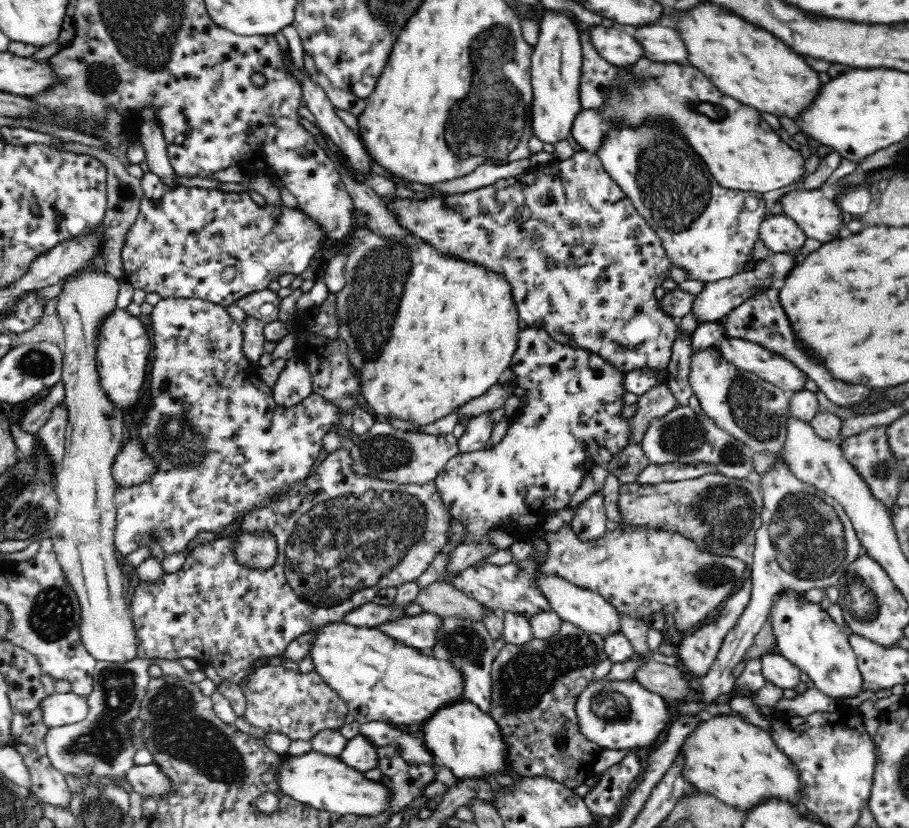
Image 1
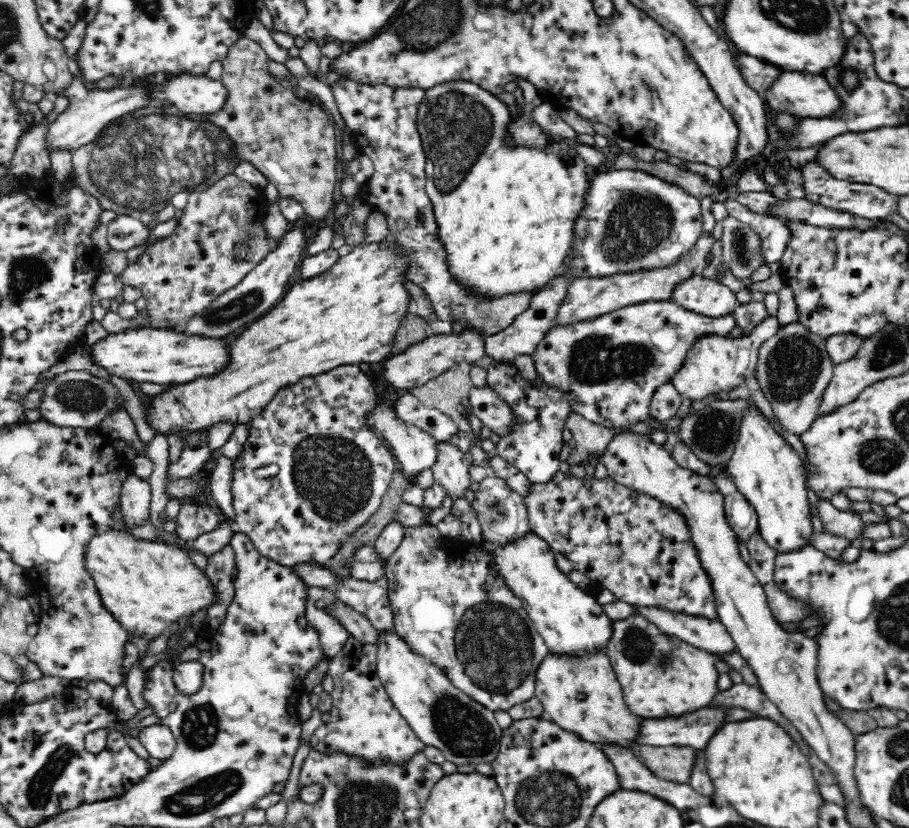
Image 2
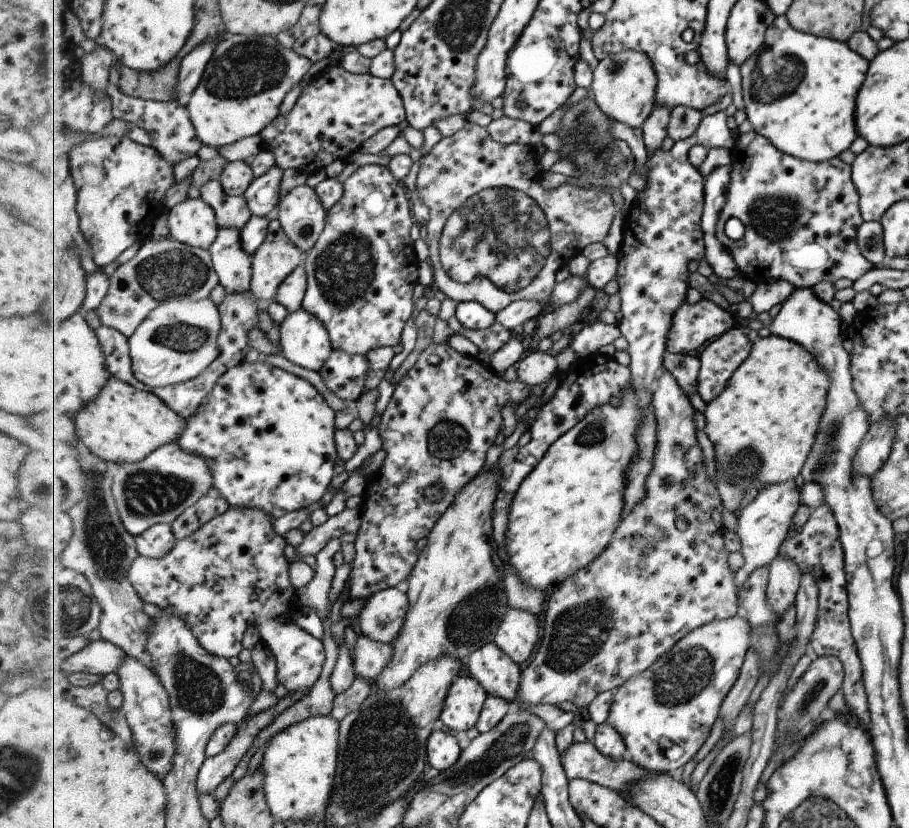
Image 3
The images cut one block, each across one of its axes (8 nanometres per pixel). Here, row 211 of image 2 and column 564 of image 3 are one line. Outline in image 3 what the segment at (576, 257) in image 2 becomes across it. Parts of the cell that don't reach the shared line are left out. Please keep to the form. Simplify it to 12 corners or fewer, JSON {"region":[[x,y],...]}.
{"region":[[671,372],[645,498],[549,594],[521,704],[590,706],[740,614]]}

